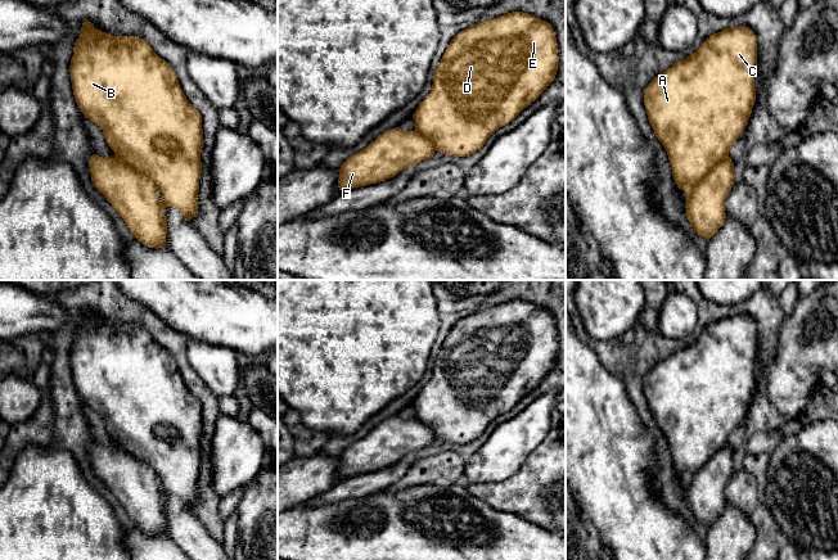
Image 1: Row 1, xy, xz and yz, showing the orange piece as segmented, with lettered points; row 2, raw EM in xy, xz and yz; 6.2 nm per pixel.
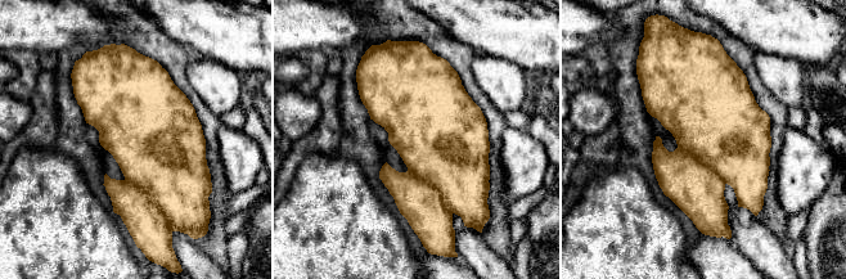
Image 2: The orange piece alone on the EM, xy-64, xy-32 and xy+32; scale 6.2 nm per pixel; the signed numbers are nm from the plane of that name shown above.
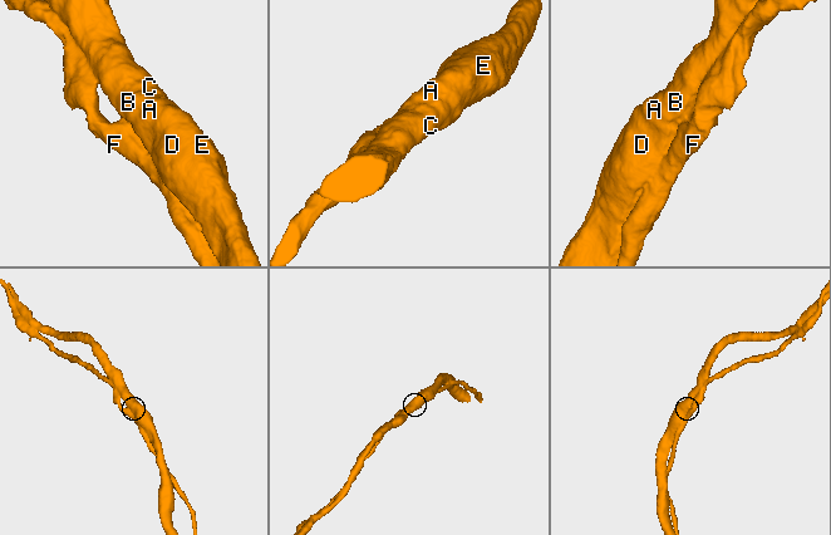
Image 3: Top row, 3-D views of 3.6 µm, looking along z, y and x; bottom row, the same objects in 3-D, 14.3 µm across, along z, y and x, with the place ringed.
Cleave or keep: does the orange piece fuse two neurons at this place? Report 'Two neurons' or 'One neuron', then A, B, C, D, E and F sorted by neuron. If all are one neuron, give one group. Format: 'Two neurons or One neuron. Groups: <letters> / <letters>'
One neuron. Groups: A B C D E F

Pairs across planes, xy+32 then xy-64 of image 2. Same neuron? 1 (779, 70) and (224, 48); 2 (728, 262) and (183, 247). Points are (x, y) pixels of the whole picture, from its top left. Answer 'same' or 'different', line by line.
1: different
2: same

